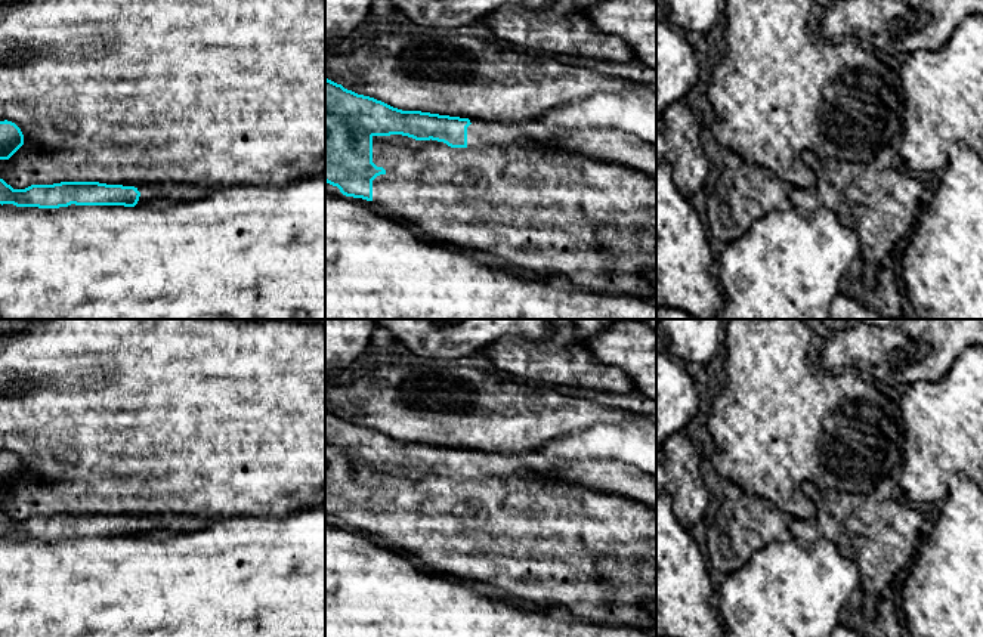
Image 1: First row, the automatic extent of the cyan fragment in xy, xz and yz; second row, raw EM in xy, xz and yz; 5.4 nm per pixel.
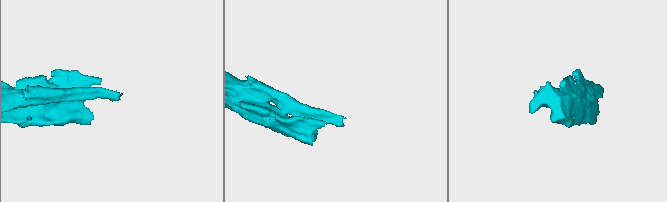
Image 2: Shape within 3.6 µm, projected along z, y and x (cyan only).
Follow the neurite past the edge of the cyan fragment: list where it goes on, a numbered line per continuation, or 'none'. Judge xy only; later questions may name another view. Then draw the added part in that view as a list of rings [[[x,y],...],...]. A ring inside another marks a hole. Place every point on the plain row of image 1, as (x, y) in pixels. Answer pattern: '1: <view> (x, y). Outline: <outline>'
1: xy (148, 523). Outline: [[[120,514],[120,516],[135,517],[140,523],[137,534],[151,534],[152,531],[160,528],[158,517],[154,516],[142,516],[142,514]]]

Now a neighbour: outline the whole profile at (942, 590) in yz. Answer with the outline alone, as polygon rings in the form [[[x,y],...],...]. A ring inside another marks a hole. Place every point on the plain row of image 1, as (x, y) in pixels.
[[[955,474],[931,532],[897,582],[902,619],[912,637],[983,637],[983,489]]]

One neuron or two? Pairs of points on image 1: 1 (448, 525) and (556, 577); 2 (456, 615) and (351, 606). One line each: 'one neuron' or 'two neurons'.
1: one neuron
2: one neuron

